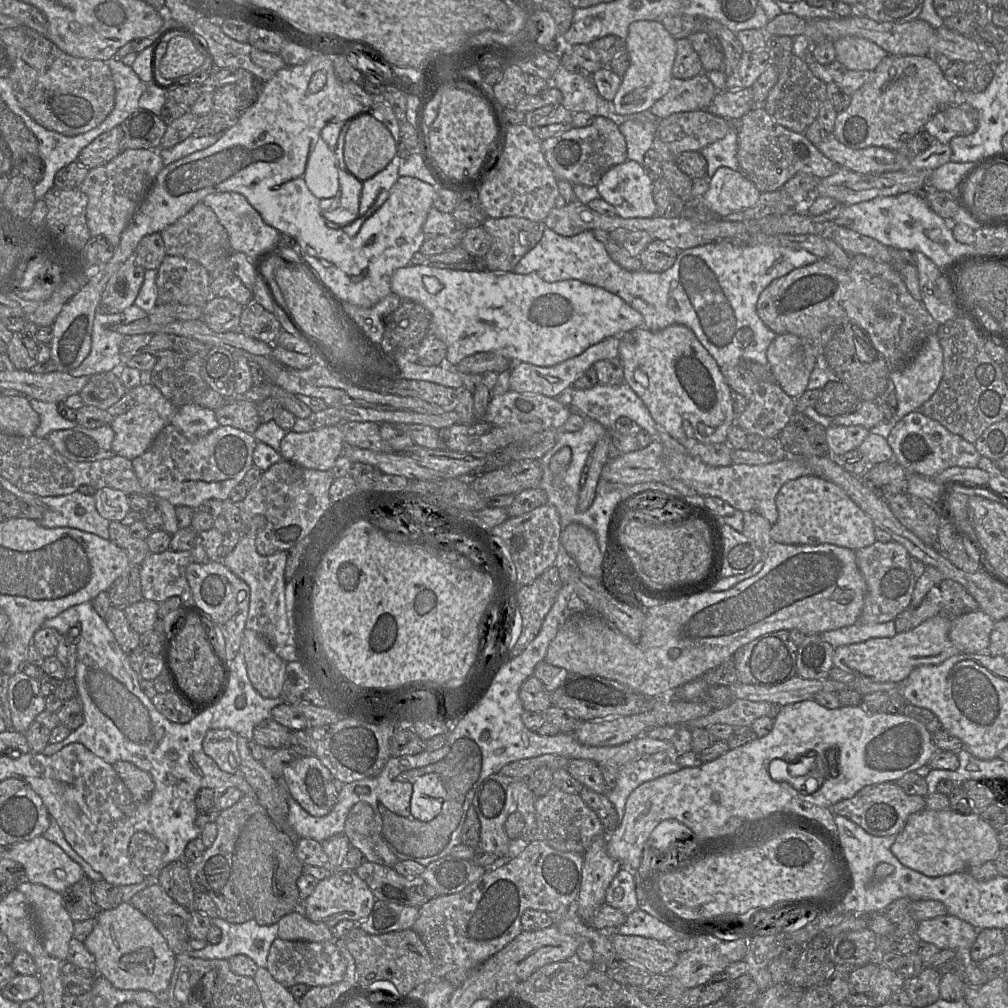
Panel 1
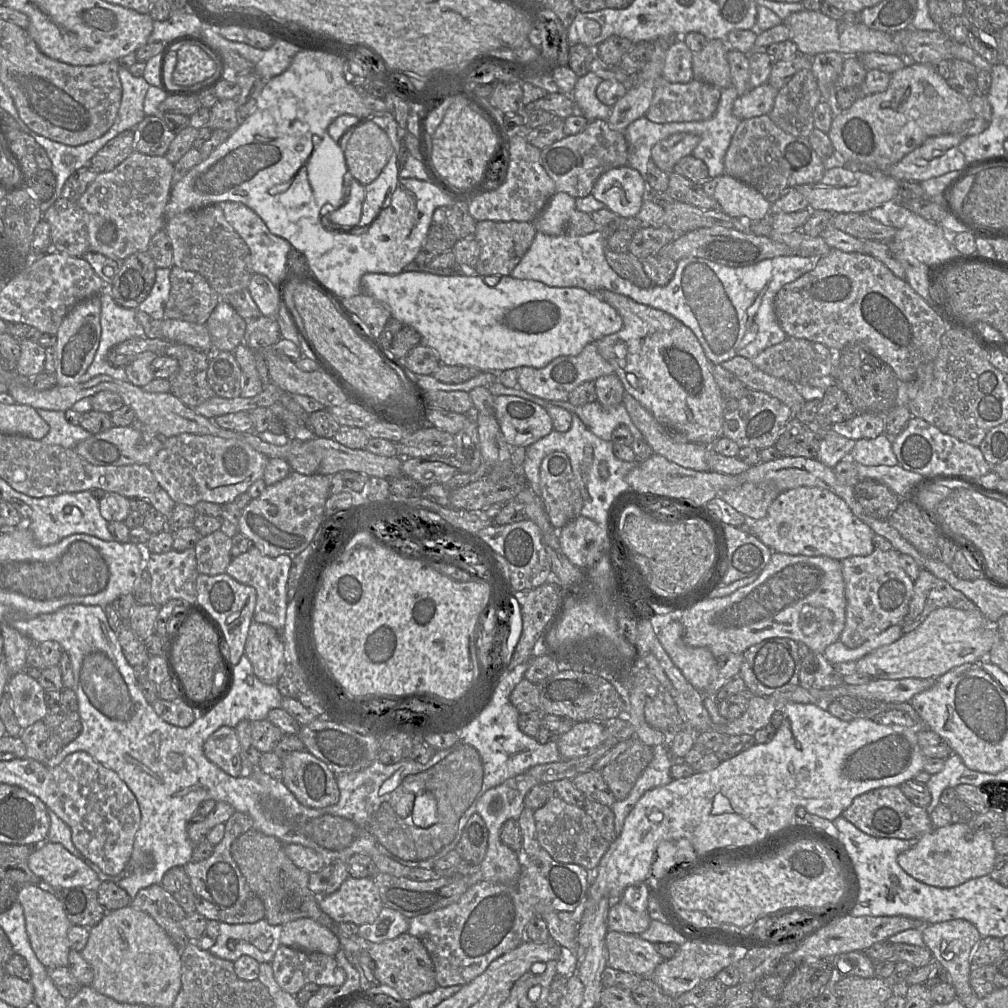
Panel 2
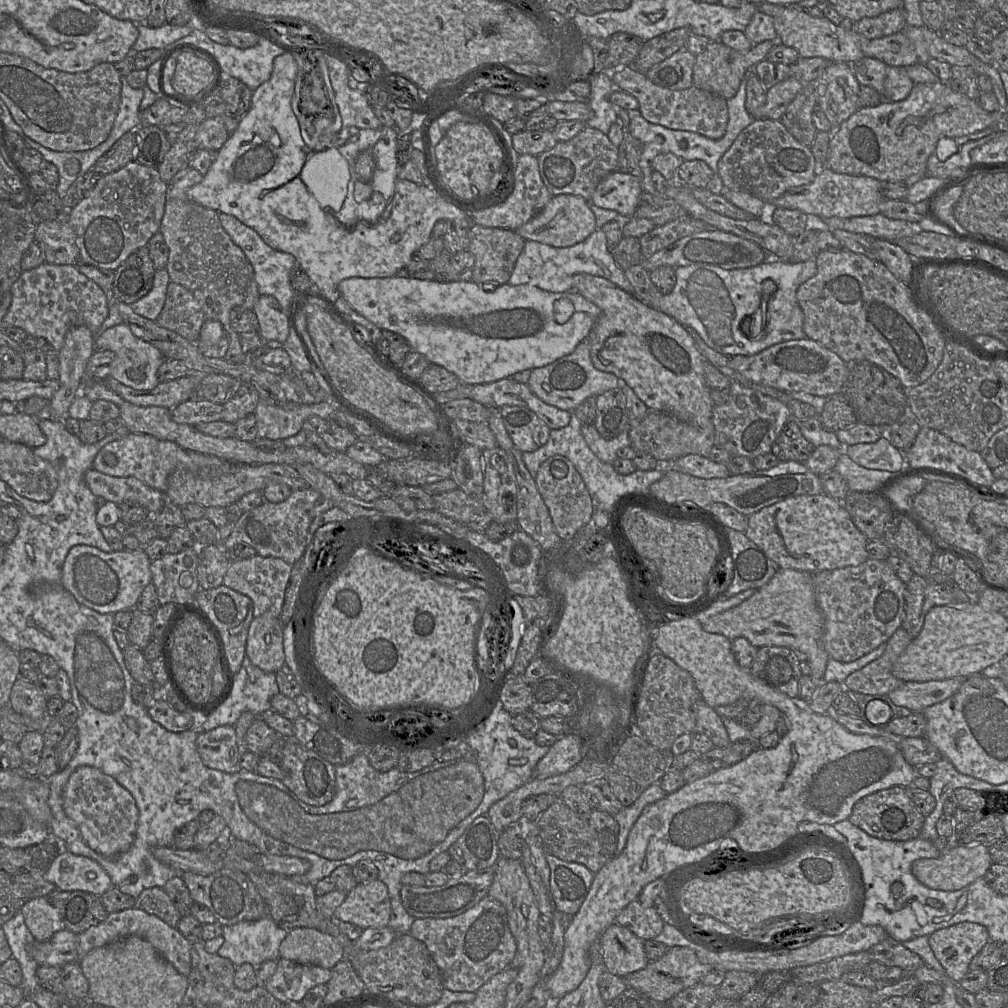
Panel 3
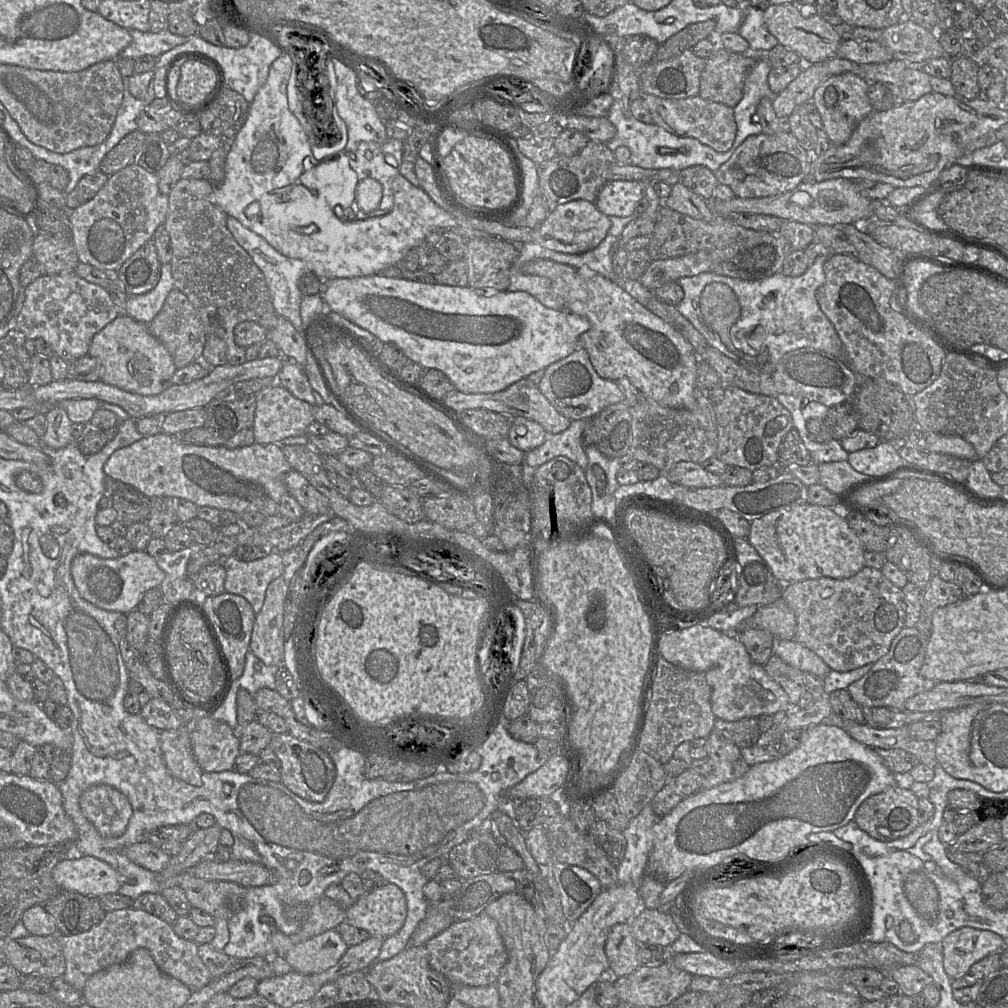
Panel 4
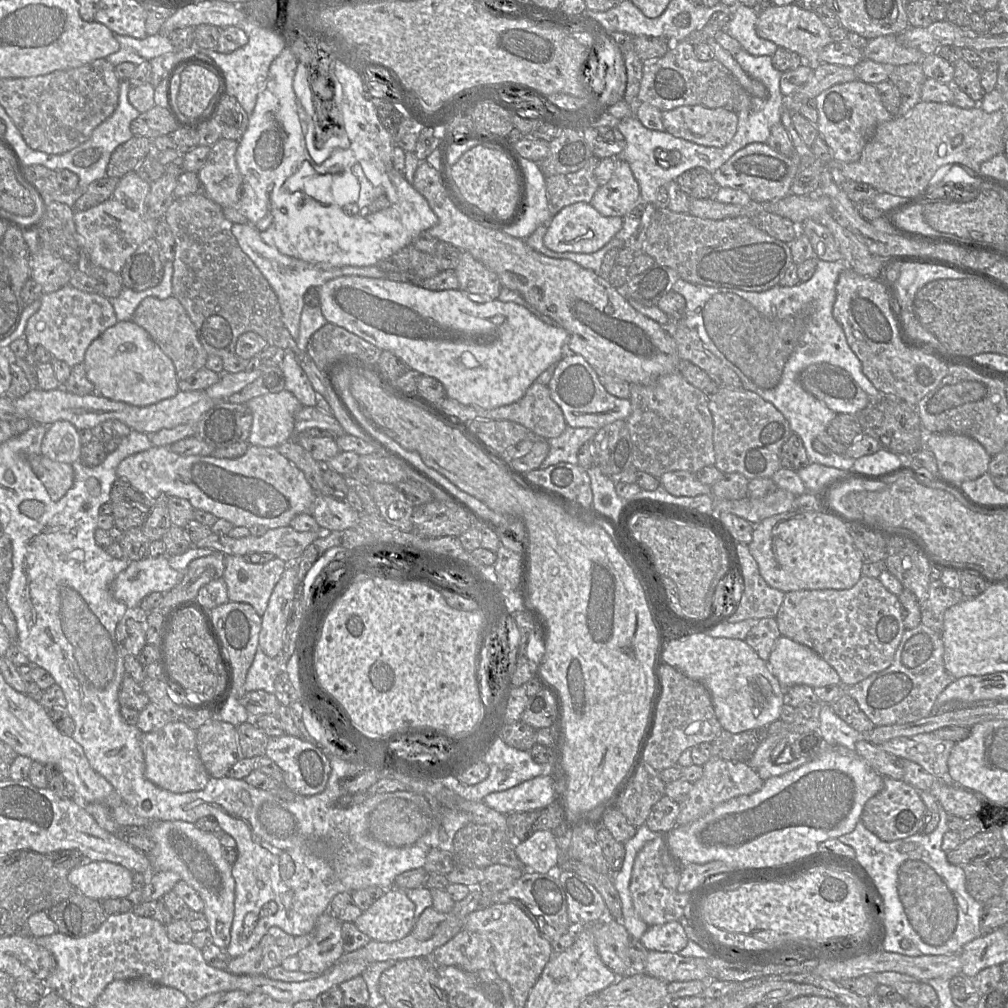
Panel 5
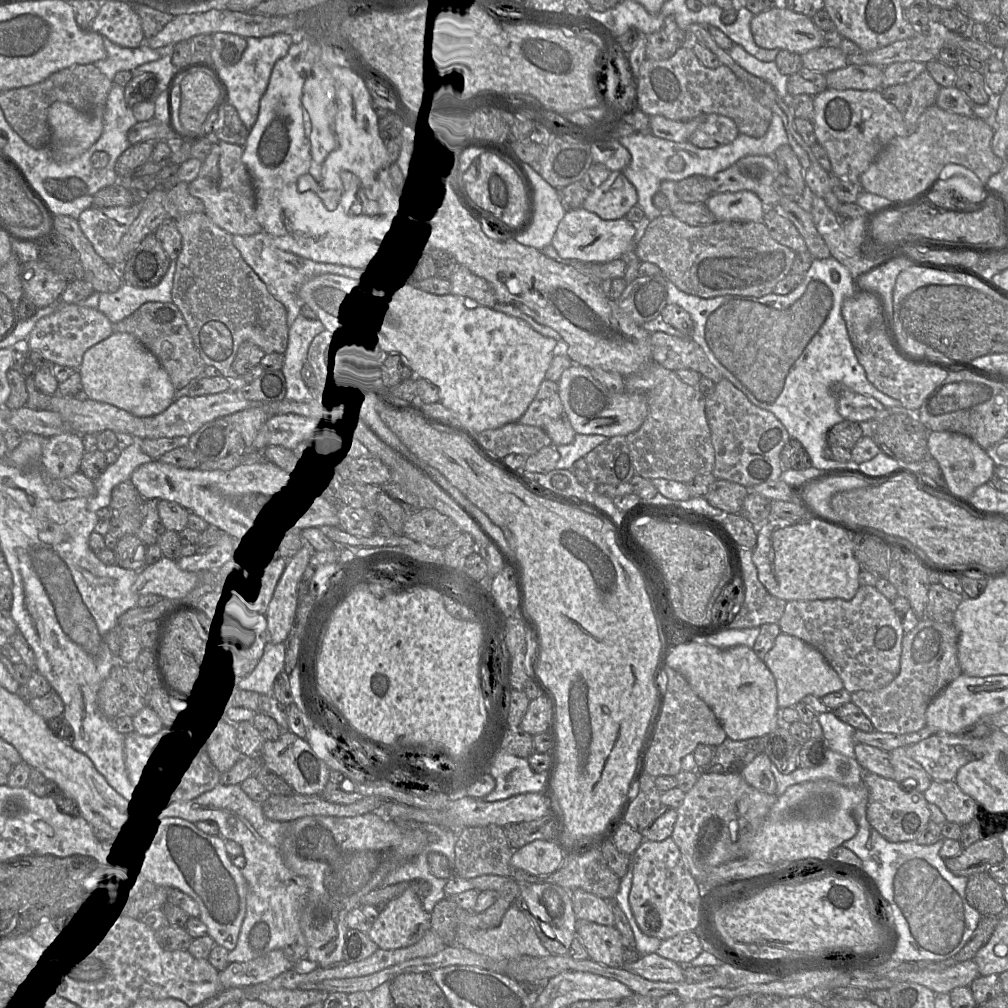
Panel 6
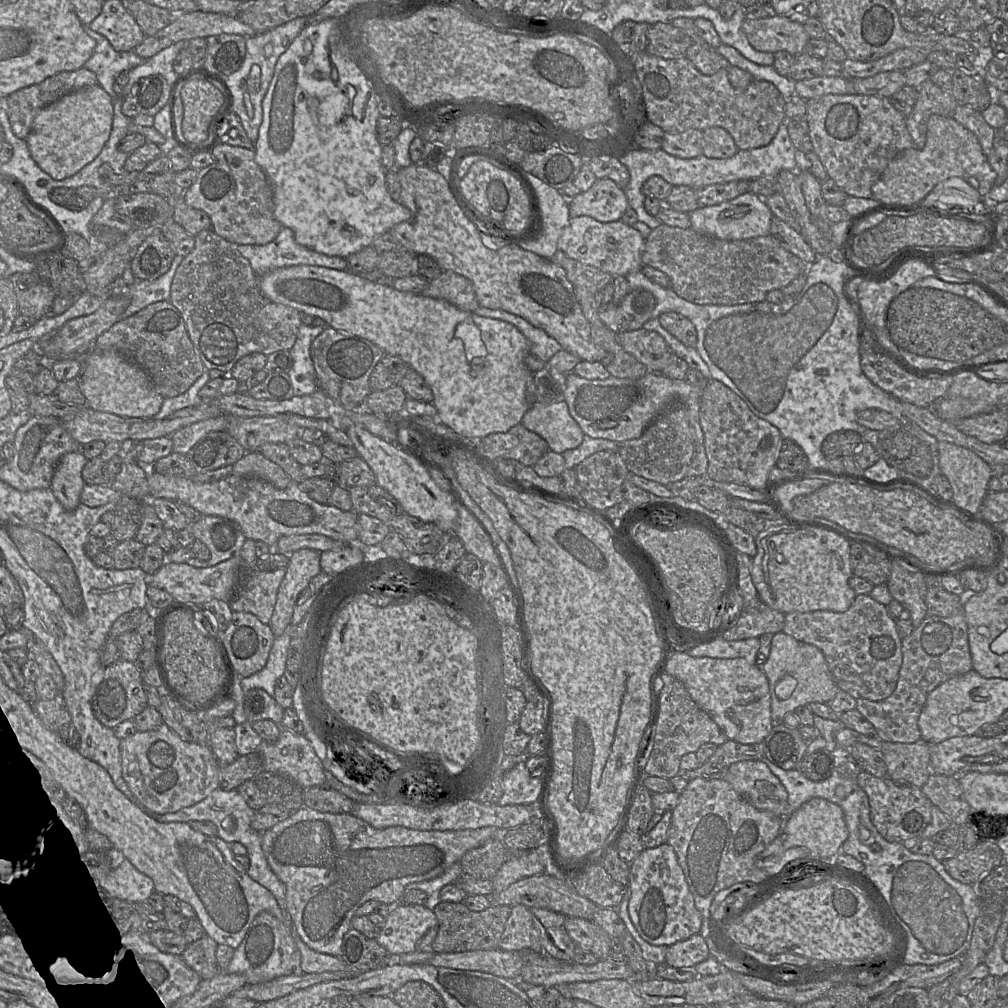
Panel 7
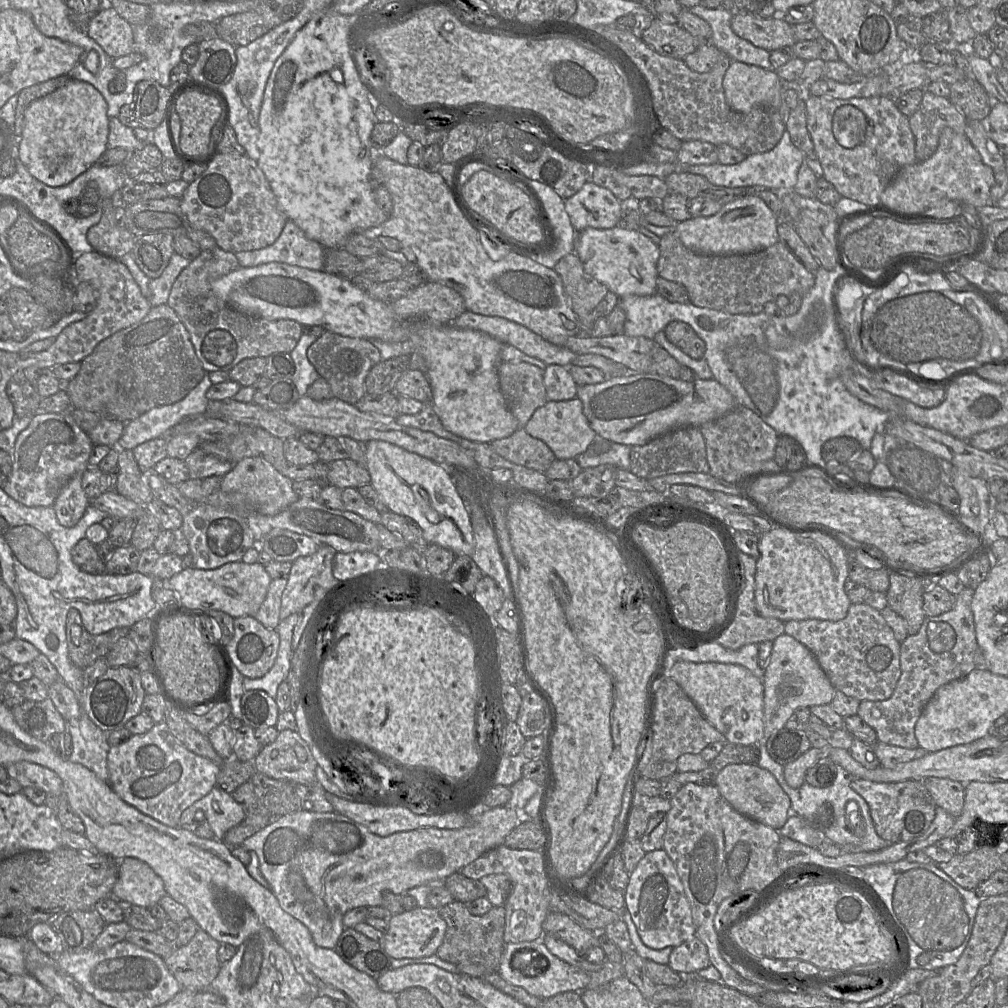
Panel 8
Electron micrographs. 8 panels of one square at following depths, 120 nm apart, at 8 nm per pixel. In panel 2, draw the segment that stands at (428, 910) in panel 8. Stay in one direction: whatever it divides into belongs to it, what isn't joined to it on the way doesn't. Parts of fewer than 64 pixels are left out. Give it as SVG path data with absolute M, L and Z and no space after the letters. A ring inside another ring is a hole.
M347 878L332 894L319 897L319 907L336 923L373 923L384 905L372 878Z

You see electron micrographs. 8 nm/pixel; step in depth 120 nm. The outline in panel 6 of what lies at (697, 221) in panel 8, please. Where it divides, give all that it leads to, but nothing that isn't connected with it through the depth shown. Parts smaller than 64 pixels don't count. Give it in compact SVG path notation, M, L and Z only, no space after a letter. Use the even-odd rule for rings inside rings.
M747 190L712 194L705 204L717 221L763 222L766 209L761 199Z

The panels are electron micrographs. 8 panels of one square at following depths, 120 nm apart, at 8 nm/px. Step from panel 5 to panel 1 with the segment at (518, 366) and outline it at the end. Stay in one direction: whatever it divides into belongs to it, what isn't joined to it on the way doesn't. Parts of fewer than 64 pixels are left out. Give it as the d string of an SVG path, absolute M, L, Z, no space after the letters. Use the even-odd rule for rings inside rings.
M429 264L407 265L391 277L391 293L402 300L421 304L430 316L429 334L447 346L446 362L456 367L464 358L478 352L495 352L513 363L527 362L551 367L576 357L590 346L612 336L627 336L643 326L643 315L621 297L598 286L569 279L547 282L536 272L463 271L438 268Z

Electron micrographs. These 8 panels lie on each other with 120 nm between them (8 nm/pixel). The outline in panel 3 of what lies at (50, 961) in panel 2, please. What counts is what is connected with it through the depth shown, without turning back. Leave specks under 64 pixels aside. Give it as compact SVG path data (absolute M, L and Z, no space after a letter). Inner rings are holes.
M46 897L26 902L21 908L21 913L36 942L47 941L53 934L64 929L58 911L49 904Z

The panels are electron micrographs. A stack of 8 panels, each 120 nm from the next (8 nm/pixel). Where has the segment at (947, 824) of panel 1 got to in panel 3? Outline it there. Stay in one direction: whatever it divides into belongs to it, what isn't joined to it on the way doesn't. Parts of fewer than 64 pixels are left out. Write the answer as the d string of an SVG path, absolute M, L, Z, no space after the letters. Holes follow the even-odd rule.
M955 835L950 846L937 858L920 858L912 863L912 873L926 887L940 891L960 890L979 878L983 878L992 865L989 847L985 844L964 845L955 842Z

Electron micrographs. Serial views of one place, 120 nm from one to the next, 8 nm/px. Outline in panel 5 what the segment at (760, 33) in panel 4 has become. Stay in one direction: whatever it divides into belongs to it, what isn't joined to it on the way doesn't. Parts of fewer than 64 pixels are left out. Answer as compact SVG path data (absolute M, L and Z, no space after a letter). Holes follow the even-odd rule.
M738 4L732 10L730 21L721 31L735 38L745 51L754 56L772 56L778 46L758 36L757 18L758 13L753 8Z

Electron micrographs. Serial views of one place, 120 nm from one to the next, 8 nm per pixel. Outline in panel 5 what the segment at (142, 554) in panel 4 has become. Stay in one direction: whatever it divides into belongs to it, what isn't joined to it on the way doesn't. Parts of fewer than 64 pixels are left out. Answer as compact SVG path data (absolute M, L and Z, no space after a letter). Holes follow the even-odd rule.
M149 556L137 561L130 561L127 568L123 570L113 581L111 585L111 592L113 596L120 602L124 603L129 610L137 610L141 600L148 594L153 592L166 593L174 588L181 580L181 573L174 570L168 561L168 556L160 556L151 558Z

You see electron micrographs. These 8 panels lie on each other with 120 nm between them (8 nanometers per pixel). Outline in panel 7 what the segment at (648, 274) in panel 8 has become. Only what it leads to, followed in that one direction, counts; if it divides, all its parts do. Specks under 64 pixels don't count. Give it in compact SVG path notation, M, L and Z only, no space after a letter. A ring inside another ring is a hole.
M577 216L570 218L557 242L557 249L563 251L569 258L582 264L591 265L603 272L614 276L626 276L631 271L641 270L642 254L645 239L633 227L621 220L612 222L599 222L590 216Z

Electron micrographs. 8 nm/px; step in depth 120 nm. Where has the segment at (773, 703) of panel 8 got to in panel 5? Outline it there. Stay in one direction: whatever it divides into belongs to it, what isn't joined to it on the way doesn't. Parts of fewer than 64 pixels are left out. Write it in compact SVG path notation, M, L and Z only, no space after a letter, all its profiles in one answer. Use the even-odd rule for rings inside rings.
M785 636L775 642L768 665L784 690L800 684L813 688L841 684L838 673L820 655Z

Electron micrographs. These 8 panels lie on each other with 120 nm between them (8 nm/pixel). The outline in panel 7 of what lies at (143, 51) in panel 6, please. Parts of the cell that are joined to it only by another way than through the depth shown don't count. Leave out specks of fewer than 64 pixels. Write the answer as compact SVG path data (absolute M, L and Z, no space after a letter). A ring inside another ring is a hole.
M83 25L83 29L96 41L94 53L83 67L96 74L97 81L106 92L113 93L116 77L123 71L132 70L145 60L134 51L116 51L103 35L91 30L89 25Z

